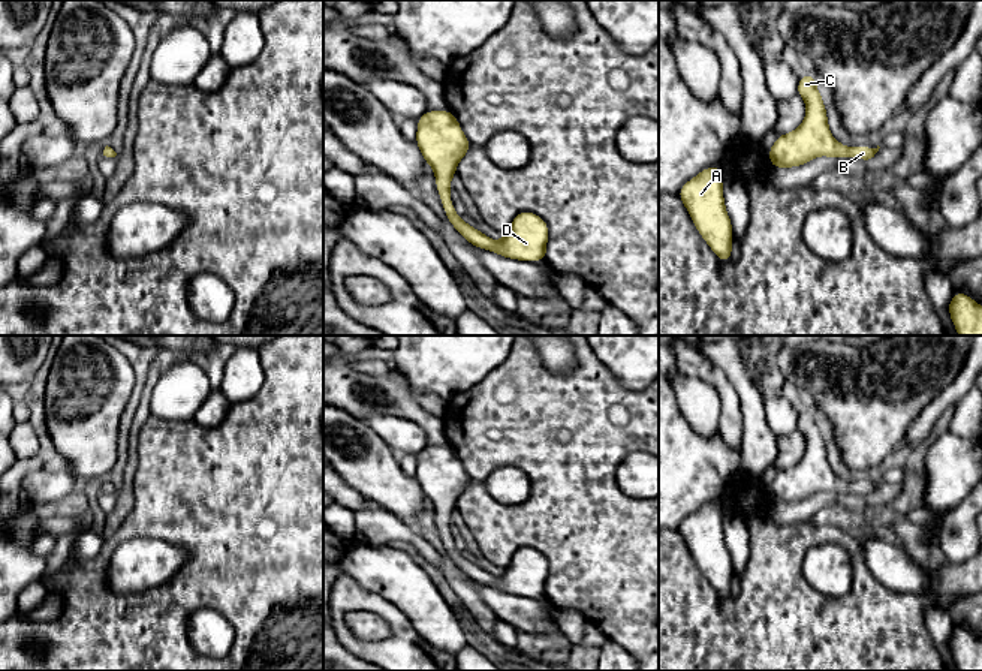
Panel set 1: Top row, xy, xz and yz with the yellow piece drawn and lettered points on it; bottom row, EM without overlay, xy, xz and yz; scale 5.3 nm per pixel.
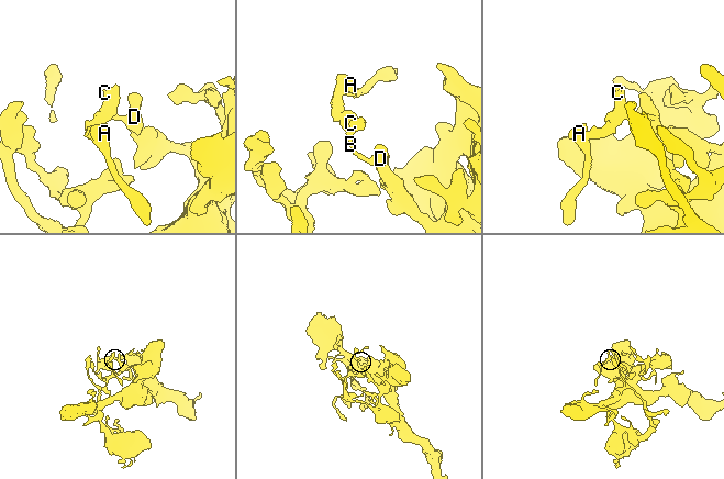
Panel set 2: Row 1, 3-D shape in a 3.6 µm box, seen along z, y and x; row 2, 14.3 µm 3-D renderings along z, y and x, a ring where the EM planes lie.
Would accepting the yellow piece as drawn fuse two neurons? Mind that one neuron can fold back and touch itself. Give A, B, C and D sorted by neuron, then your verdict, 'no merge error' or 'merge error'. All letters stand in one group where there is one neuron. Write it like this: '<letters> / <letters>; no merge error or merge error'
A B C D; no merge error

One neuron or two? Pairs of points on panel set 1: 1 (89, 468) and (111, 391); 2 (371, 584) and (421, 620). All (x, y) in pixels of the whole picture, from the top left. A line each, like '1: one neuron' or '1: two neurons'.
1: one neuron
2: one neuron

